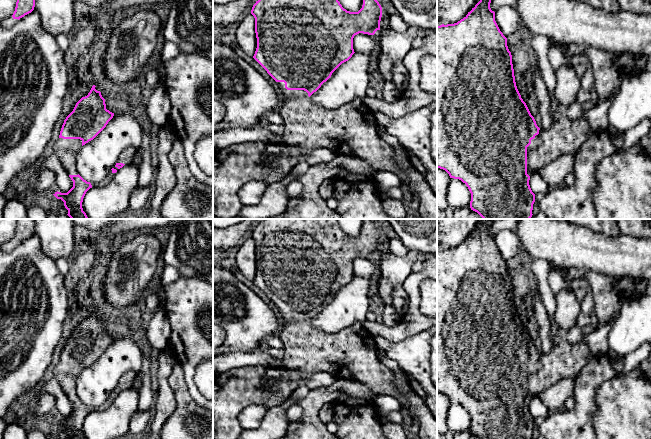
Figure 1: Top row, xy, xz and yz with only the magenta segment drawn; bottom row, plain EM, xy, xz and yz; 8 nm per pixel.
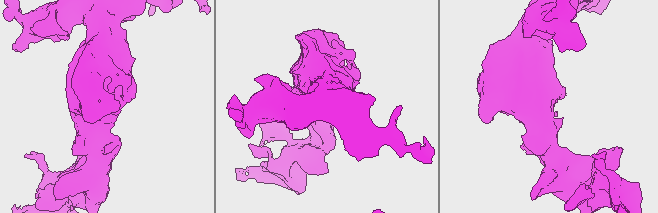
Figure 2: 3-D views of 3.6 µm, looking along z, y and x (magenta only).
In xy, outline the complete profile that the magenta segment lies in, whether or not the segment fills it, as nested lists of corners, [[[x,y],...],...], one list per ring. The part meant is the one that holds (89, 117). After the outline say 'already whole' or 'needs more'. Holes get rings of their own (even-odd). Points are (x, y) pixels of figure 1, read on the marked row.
[[[92,86],[88,95],[82,97],[66,117],[53,146],[53,154],[73,181],[73,187],[67,193],[57,191],[53,195],[64,202],[71,219],[90,219],[83,211],[82,202],[92,185],[79,175],[77,155],[81,147],[93,140],[114,116],[106,109],[105,99],[95,87]]]; needs more

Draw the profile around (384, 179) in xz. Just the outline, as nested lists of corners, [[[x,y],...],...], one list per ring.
[[[377,171],[372,177],[379,190],[401,187],[403,185],[401,179],[394,172]]]

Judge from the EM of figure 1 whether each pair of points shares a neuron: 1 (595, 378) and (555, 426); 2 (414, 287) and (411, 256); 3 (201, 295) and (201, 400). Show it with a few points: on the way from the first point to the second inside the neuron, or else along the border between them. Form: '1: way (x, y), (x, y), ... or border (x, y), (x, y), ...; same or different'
1: way (584, 392), (584, 404), (569, 419); same
2: border (412, 271), (401, 284); different
3: way (193, 321), (189, 374); same

